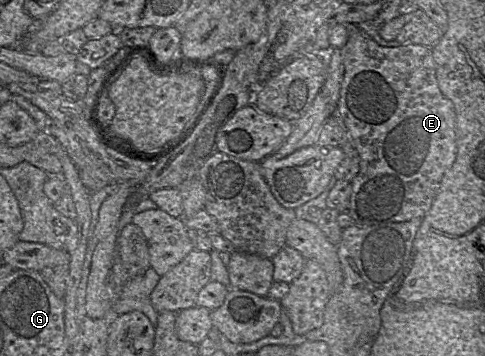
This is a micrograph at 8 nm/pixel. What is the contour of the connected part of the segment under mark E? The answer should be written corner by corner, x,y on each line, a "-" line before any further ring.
358,25
349,26
349,39
341,48
344,65
344,76
341,84
340,97
337,104
337,114
343,120
350,133
354,146
360,157
359,173
350,181
352,192
348,213
358,225
375,225
379,223
398,223
412,219
423,218
430,210
445,172
452,166
457,155
456,144
456,113
454,104
446,98
439,89
436,67
432,49
418,44
401,44
396,47
379,45
371,36
365,33

